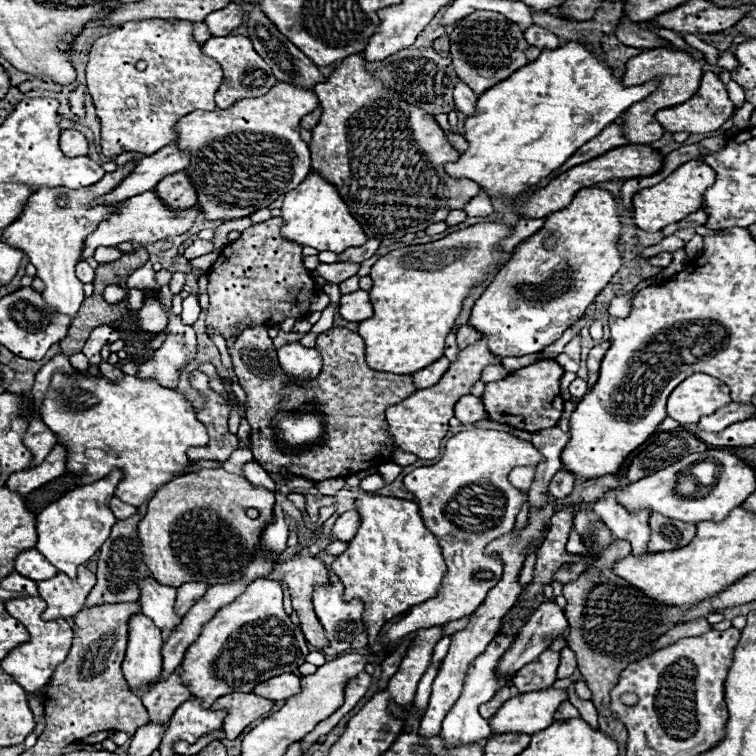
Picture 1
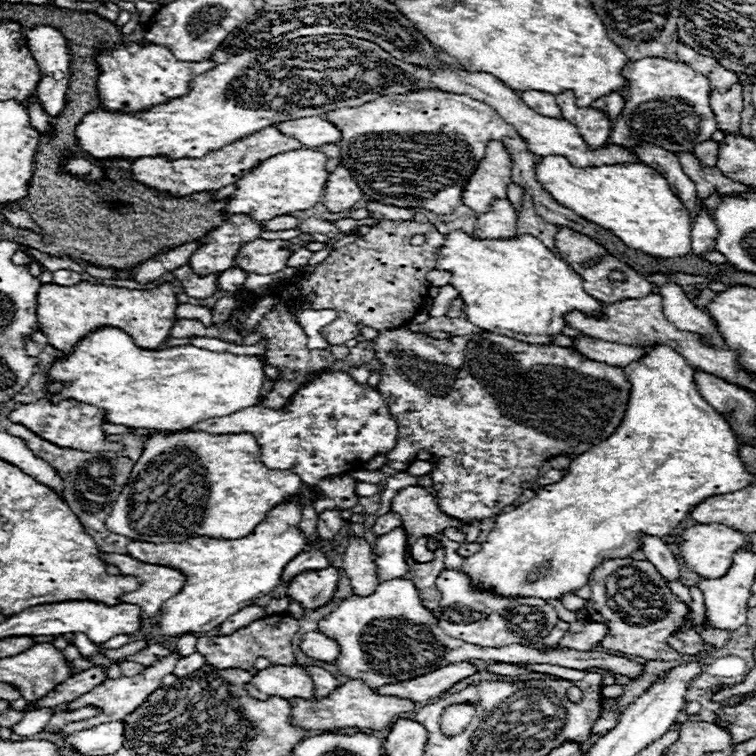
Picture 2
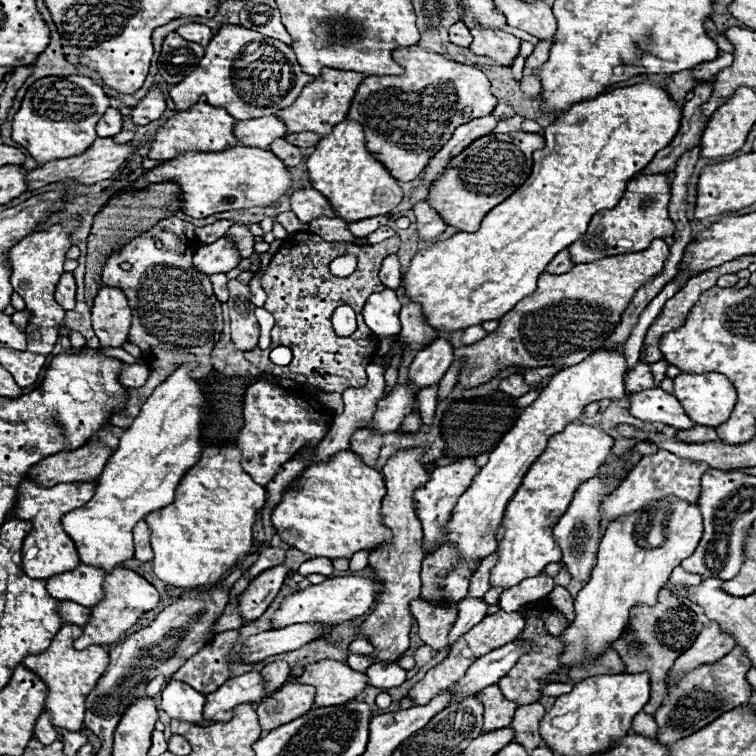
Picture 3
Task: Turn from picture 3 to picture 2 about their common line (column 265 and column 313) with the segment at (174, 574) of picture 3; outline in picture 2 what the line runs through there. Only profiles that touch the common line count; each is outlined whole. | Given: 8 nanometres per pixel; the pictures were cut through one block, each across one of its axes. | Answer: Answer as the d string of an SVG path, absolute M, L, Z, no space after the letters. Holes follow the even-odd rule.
M312 490L310 498L294 496L282 504L276 504L266 520L262 520L254 532L238 540L224 538L190 538L178 544L152 544L132 540L126 548L128 554L140 562L162 564L178 568L186 576L186 584L178 596L172 596L160 612L162 634L184 634L184 632L210 632L226 622L232 614L246 606L252 606L260 596L274 590L280 582L284 566L306 550L306 538L300 528L302 506L314 504L318 494Z

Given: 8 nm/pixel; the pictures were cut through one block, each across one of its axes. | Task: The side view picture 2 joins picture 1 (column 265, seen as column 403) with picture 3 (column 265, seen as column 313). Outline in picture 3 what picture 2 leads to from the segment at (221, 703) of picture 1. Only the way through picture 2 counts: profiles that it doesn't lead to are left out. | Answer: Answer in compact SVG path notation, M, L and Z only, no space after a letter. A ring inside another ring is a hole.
M284 684L280 690L262 700L256 708L262 730L270 732L280 724L288 724L288 720L296 720L296 716L304 716L304 712L312 710L314 704L314 686L308 684Z

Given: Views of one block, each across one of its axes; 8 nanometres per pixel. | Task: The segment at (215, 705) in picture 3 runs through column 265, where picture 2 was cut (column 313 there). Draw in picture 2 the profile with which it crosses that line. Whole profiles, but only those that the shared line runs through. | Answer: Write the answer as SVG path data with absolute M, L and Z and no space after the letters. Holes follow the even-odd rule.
M272 664L270 668L260 670L246 688L258 700L268 700L270 696L278 696L278 698L284 698L284 700L290 700L290 698L310 700L310 698L314 698L312 678L306 674L306 670L302 666L296 666L296 664L294 666L276 666L276 664Z

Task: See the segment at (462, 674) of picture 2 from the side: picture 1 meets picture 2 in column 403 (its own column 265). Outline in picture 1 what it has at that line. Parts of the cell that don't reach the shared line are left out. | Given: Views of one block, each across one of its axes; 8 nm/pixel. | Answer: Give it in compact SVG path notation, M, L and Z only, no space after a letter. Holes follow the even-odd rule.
M284 672L280 676L274 676L268 682L258 684L254 690L254 694L268 698L268 700L288 700L290 696L294 696L296 692L300 692L300 676L292 674L292 672Z

